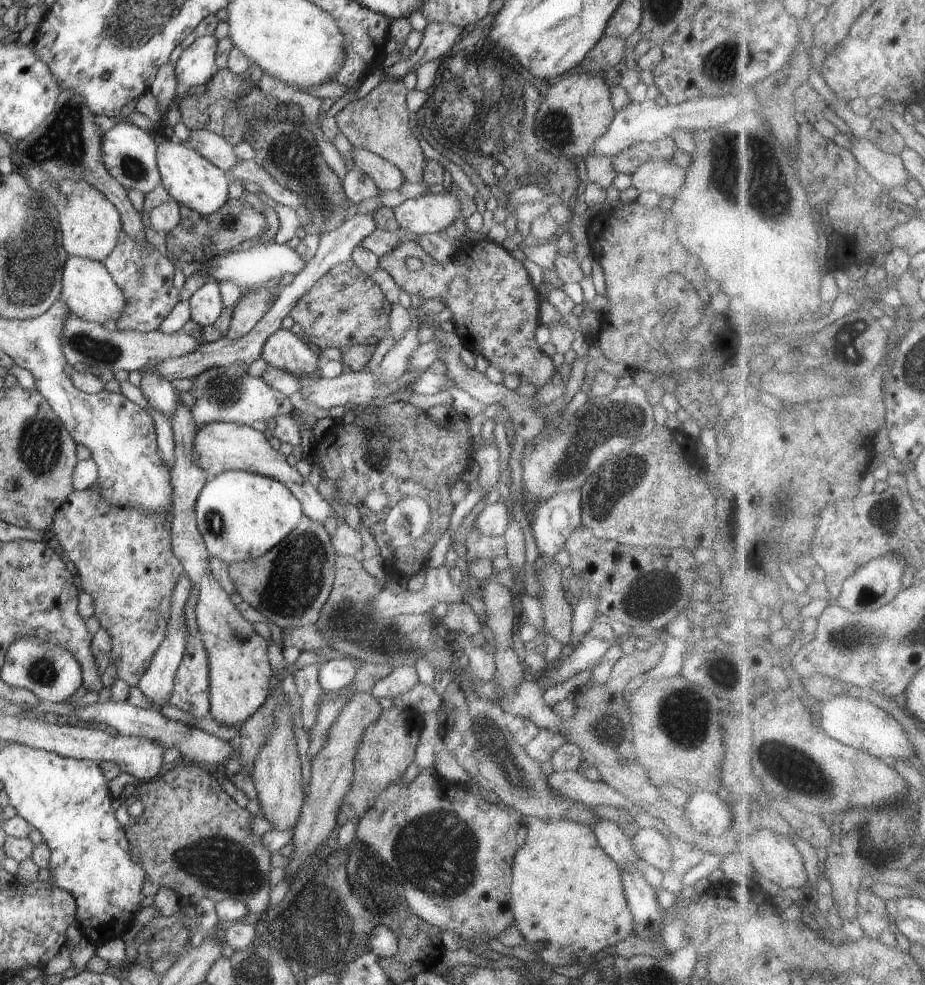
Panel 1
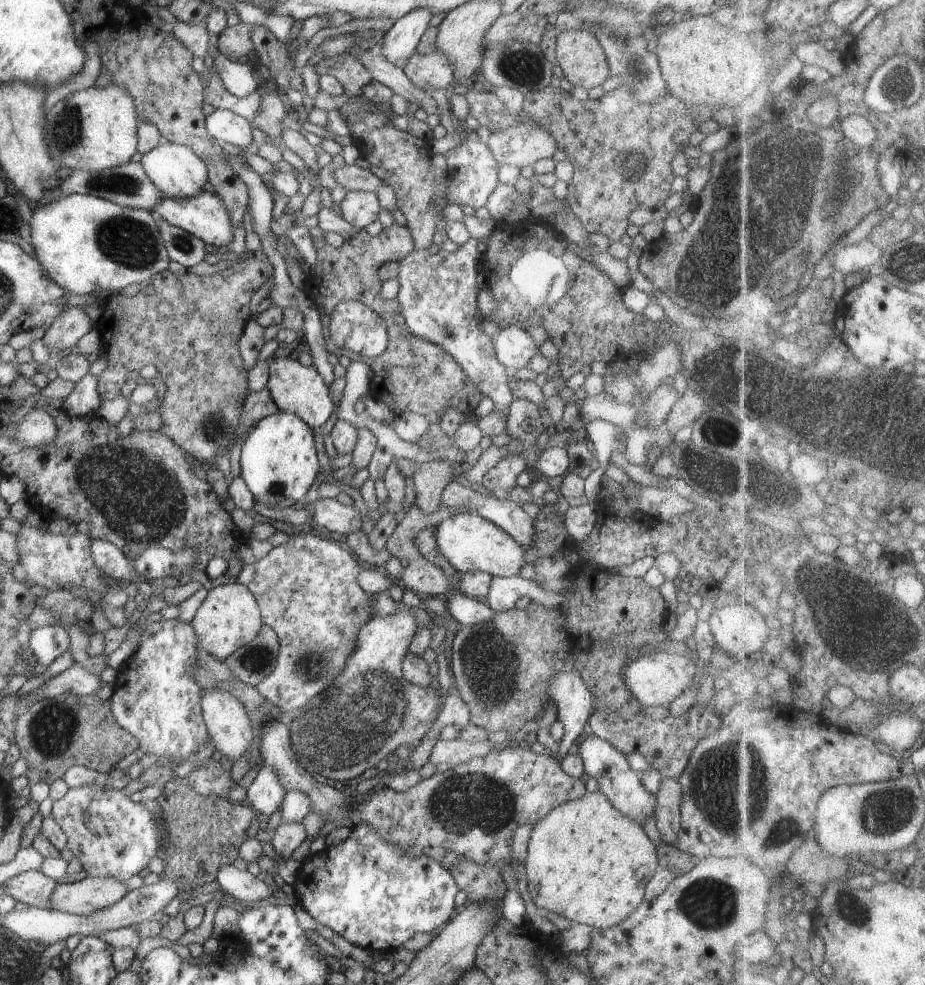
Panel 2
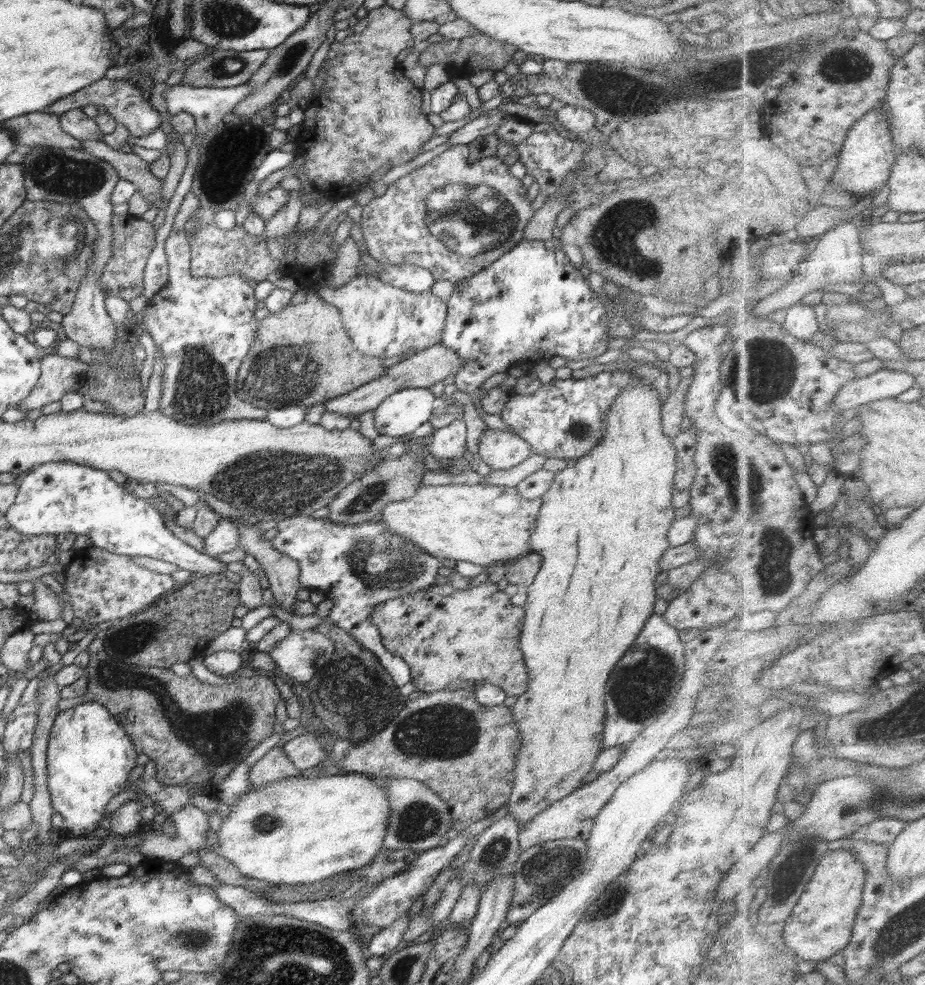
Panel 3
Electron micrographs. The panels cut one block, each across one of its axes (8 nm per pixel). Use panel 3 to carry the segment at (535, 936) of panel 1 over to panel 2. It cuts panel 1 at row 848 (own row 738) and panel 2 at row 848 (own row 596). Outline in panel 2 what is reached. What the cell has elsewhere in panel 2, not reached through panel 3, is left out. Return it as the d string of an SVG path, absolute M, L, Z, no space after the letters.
M600 791L586 792L584 796L578 797L576 800L564 801L564 804L557 805L556 808L547 812L533 826L524 862L526 884L532 897L532 902L536 904L539 910L543 912L556 912L556 914L568 918L574 924L590 925L594 929L607 929L628 918L628 915L632 914L636 910L636 907L644 900L644 888L652 876L654 876L656 868L659 865L657 851L658 847L650 841L642 826L624 816L619 810L616 810L616 807L612 806L610 801Z

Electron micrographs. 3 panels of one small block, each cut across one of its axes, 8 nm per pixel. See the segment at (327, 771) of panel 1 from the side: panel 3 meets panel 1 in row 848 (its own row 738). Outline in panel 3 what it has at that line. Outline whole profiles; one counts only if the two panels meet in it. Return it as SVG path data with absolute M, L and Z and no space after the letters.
M305 732L282 747L284 754L301 772L314 769L327 758L328 753L322 748L317 737L317 734Z

